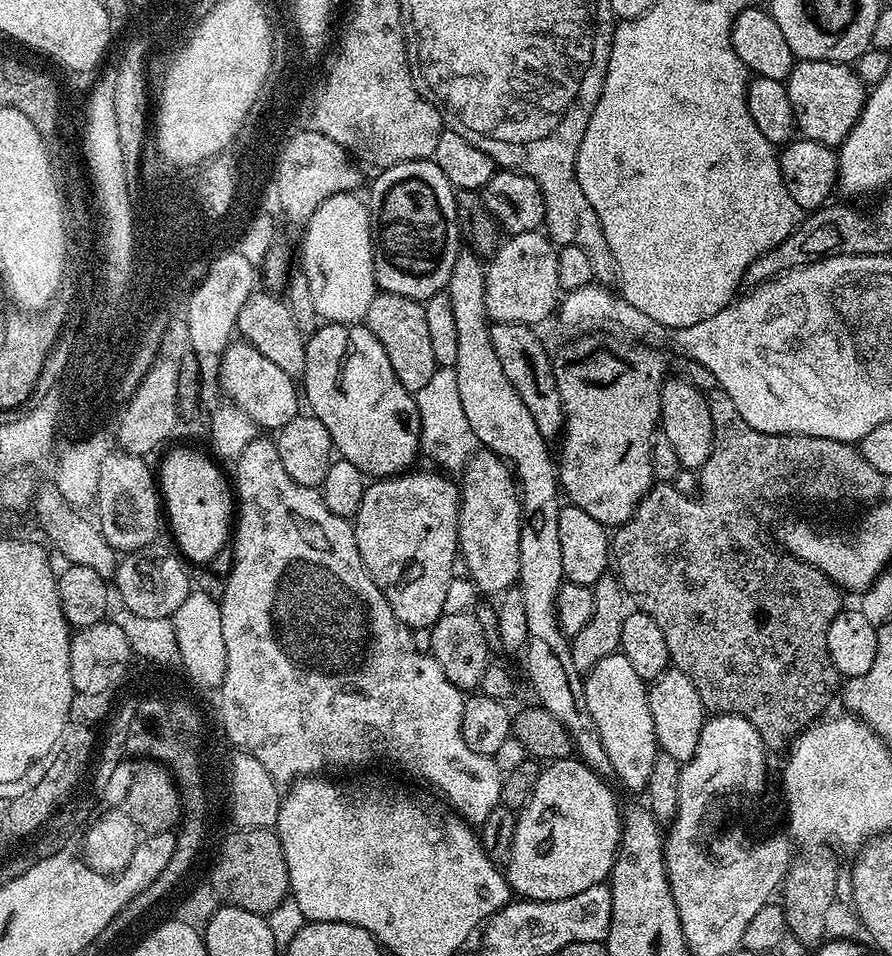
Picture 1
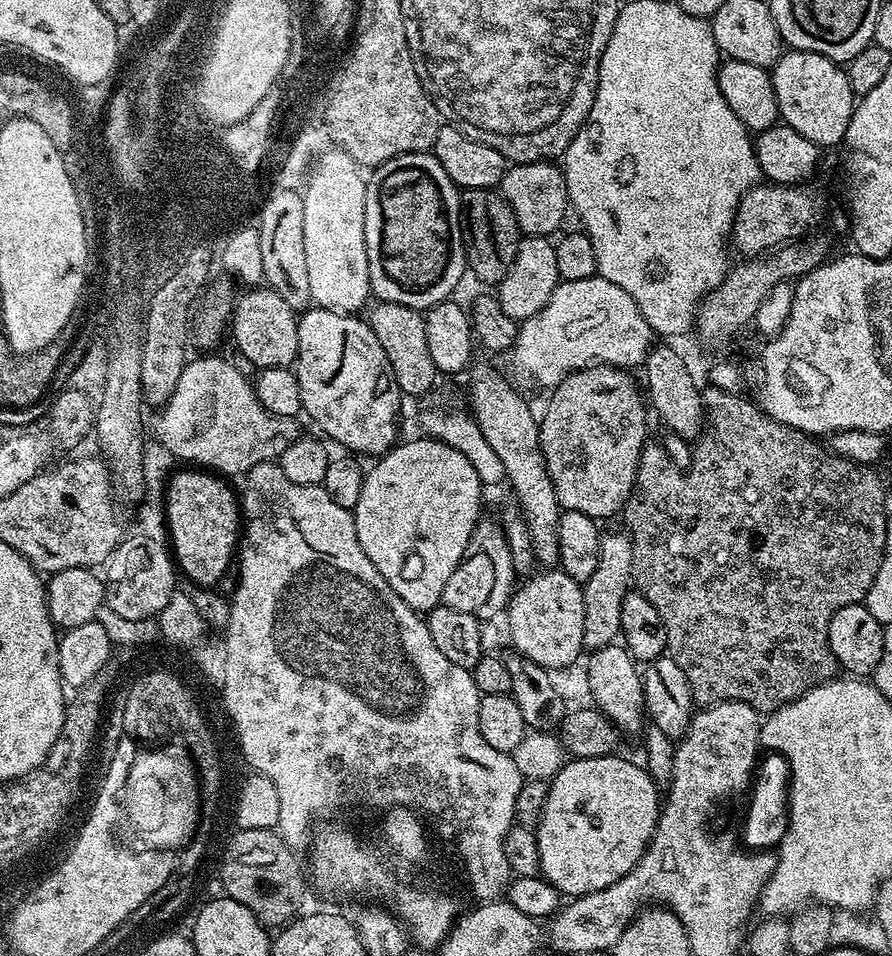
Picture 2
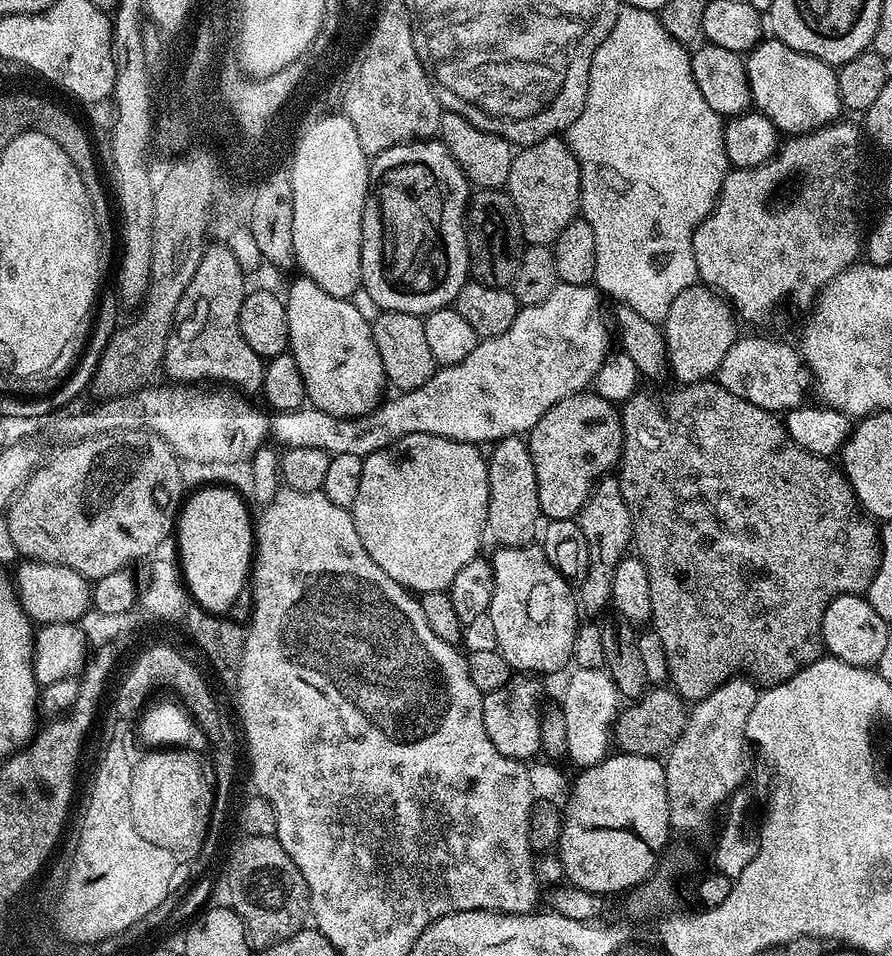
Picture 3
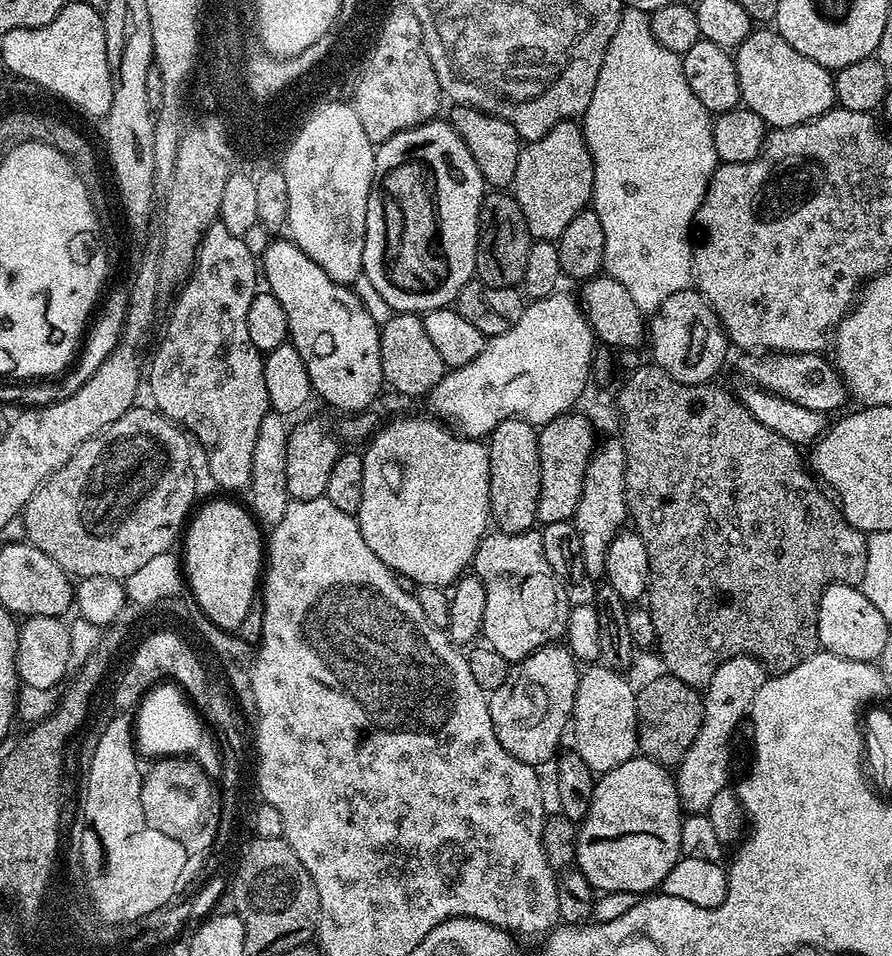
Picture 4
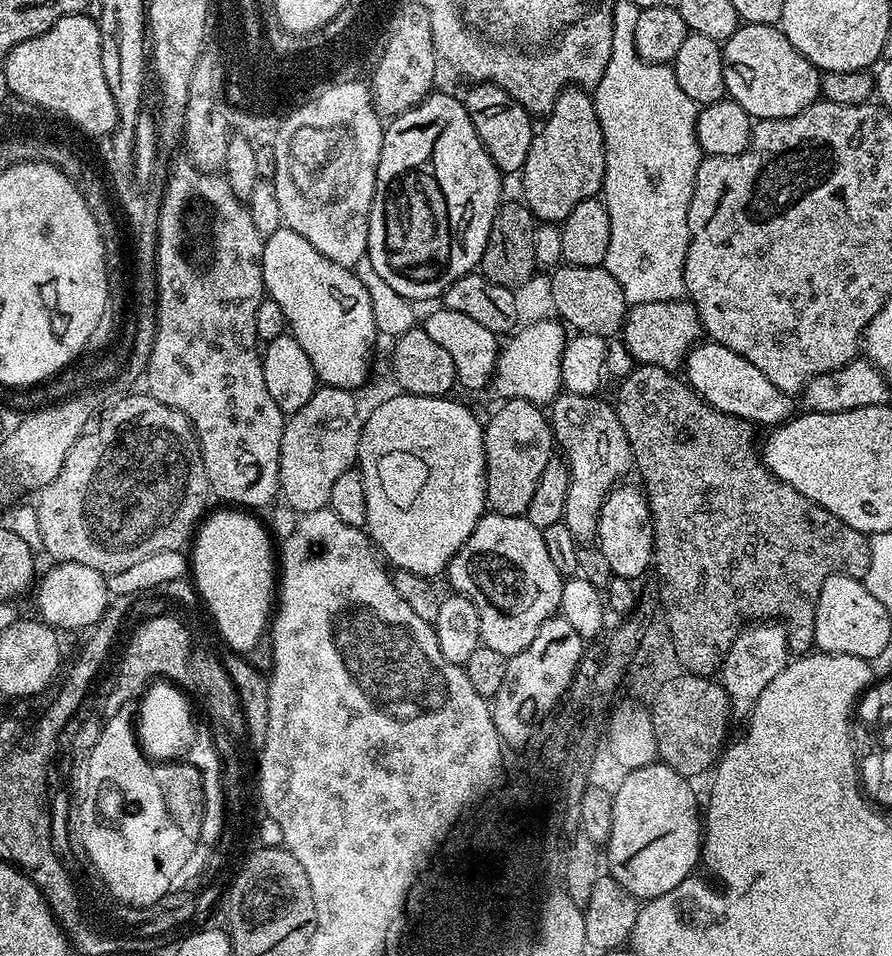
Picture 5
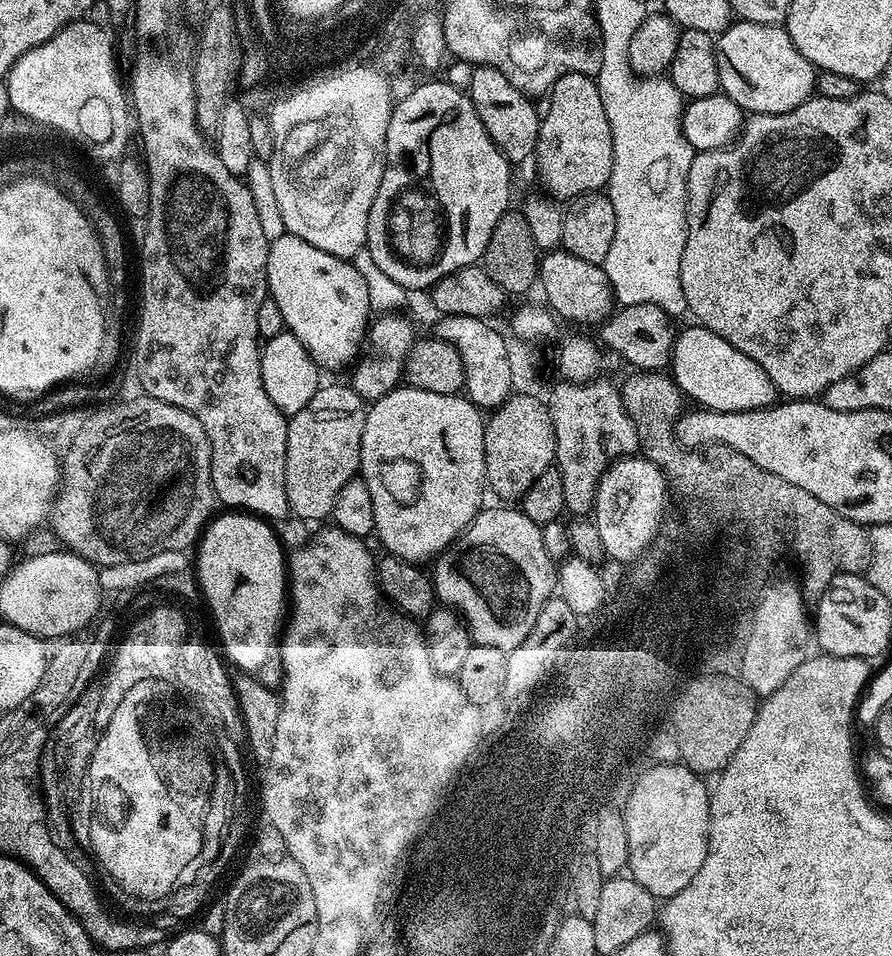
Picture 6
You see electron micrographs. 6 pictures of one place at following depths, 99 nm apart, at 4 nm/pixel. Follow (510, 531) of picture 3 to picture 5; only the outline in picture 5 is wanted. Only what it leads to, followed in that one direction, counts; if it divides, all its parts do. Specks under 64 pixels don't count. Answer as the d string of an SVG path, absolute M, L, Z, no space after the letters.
M526 399L504 400L501 405L484 424L485 501L491 511L504 517L523 516L546 462L553 457L554 437L551 423L539 405Z

